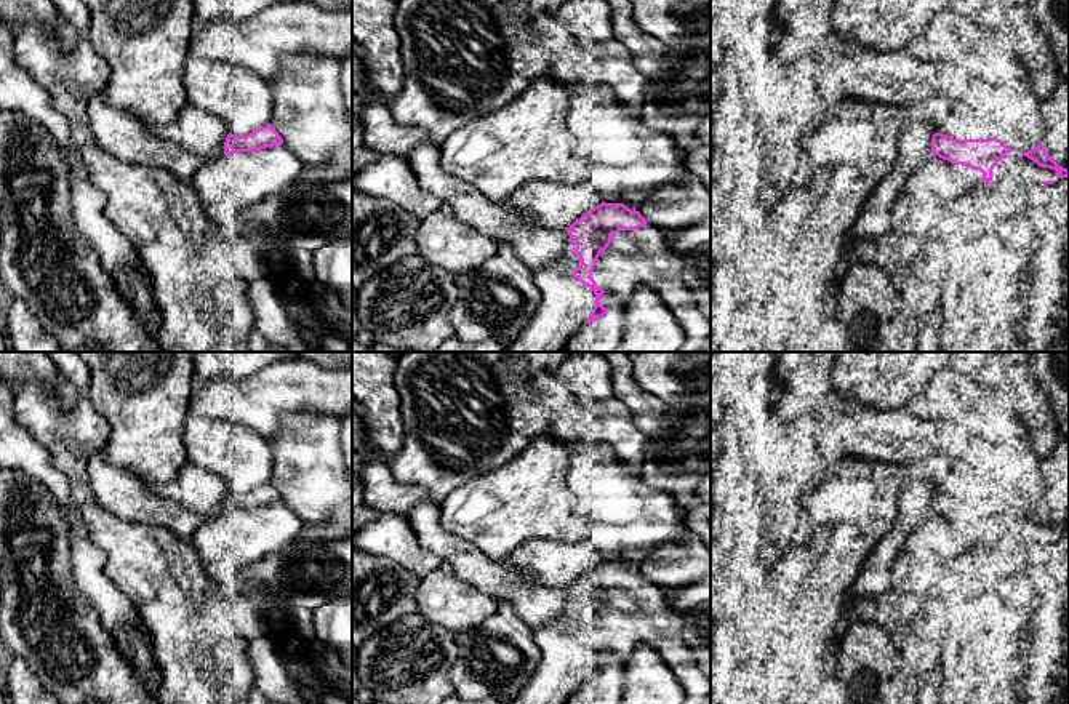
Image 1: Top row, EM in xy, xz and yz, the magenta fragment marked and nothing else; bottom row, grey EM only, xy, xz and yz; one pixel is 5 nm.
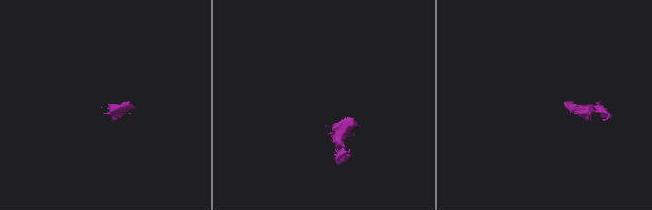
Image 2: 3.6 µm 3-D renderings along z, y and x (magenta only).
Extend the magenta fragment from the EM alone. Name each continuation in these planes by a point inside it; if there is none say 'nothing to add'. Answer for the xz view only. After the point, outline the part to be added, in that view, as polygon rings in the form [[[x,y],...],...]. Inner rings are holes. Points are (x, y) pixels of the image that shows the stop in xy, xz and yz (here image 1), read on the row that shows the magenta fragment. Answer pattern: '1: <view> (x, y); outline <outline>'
1: xz (535, 247); outline [[[418,144],[403,157],[424,190],[440,198],[459,221],[480,234],[509,242],[517,258],[533,272],[560,259],[570,246],[565,229],[544,230],[512,205],[493,203],[464,181],[445,173],[440,147]]]
2: xz (637, 258); outline [[[645,224],[619,230],[592,270],[599,288],[626,301],[637,288],[653,290],[672,310],[687,336],[680,352],[701,352],[711,322],[683,283],[683,264],[664,243],[664,234]]]

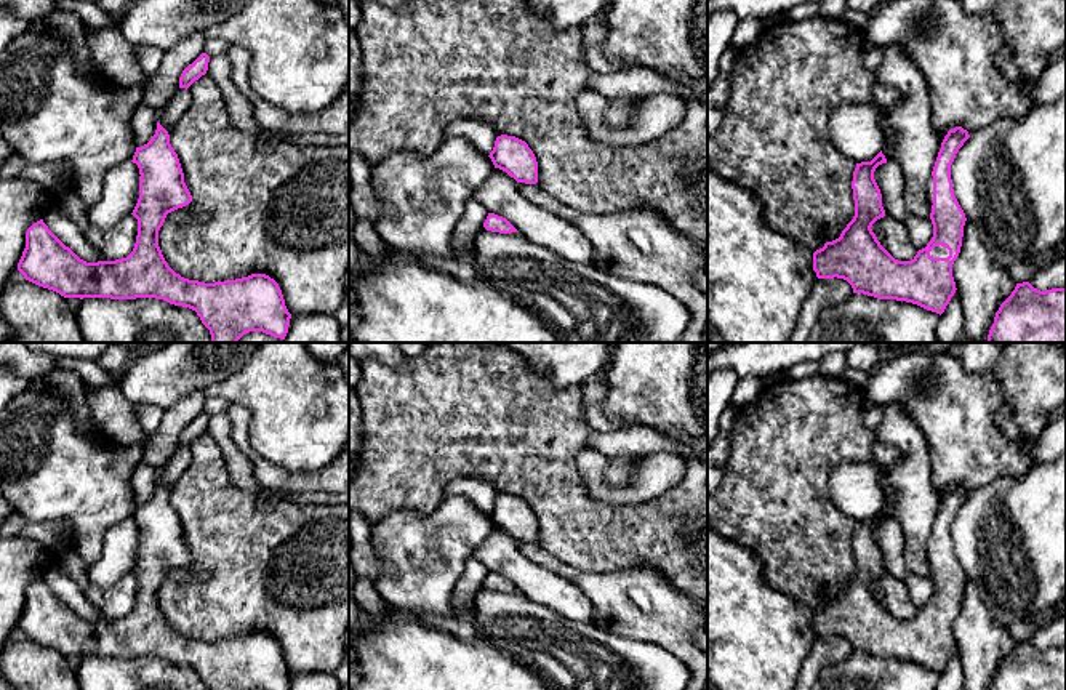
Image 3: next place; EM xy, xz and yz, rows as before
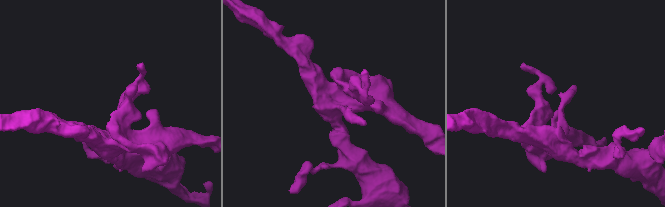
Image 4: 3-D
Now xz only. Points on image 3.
1: xz (482, 135); outline [[[480,118],[456,120],[445,130],[445,141],[464,138],[485,155],[490,155],[498,136],[501,133],[491,123]]]

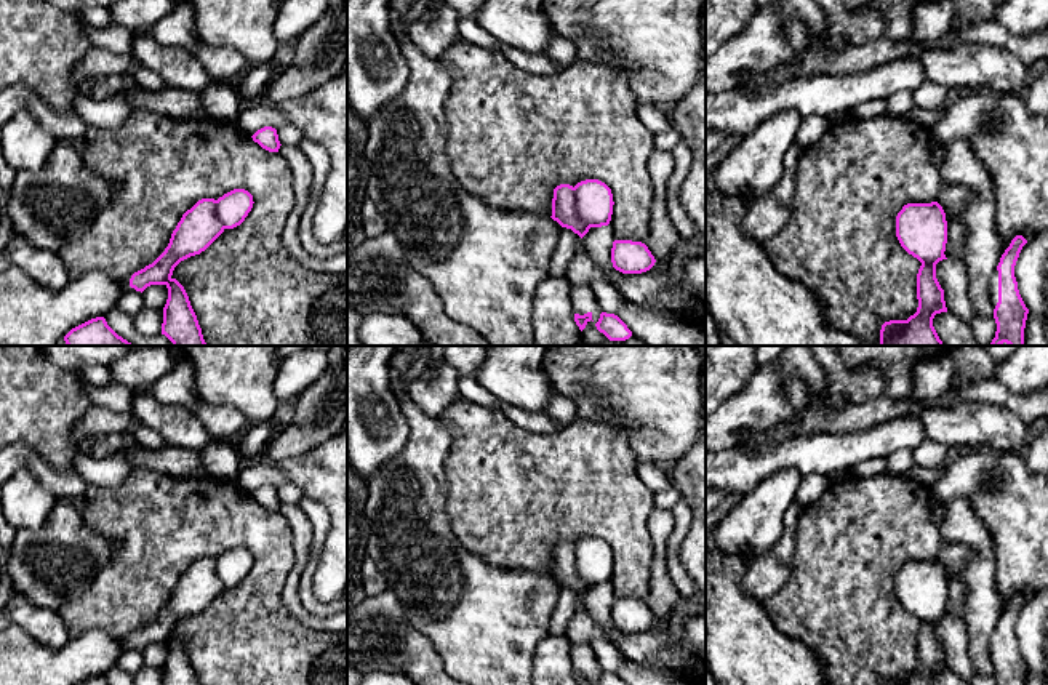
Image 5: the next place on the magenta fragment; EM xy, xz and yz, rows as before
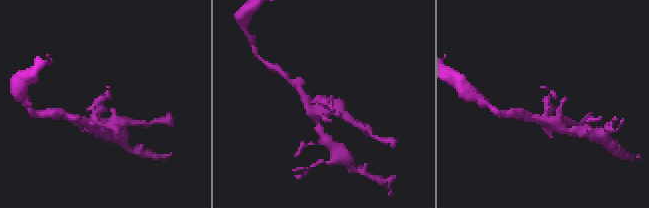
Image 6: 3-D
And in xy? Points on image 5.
nothing to add

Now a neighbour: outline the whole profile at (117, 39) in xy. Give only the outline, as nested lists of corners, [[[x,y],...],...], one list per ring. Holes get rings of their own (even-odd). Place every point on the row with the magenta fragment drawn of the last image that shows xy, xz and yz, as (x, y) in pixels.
[[[110,24],[107,27],[86,27],[86,35],[93,46],[117,53],[131,54],[134,32],[125,29],[118,24]]]

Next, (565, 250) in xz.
[[[562,227],[560,238],[555,245],[555,250],[550,256],[549,275],[565,277],[568,266],[576,256],[581,237],[571,229]]]

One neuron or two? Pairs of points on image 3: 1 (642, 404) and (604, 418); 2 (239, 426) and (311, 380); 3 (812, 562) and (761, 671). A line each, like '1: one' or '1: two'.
1: two
2: two
3: two

